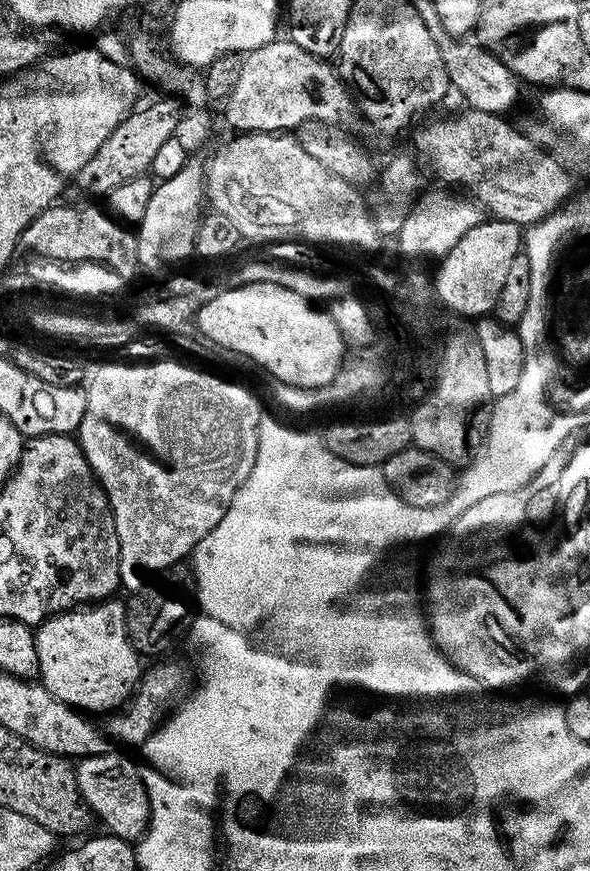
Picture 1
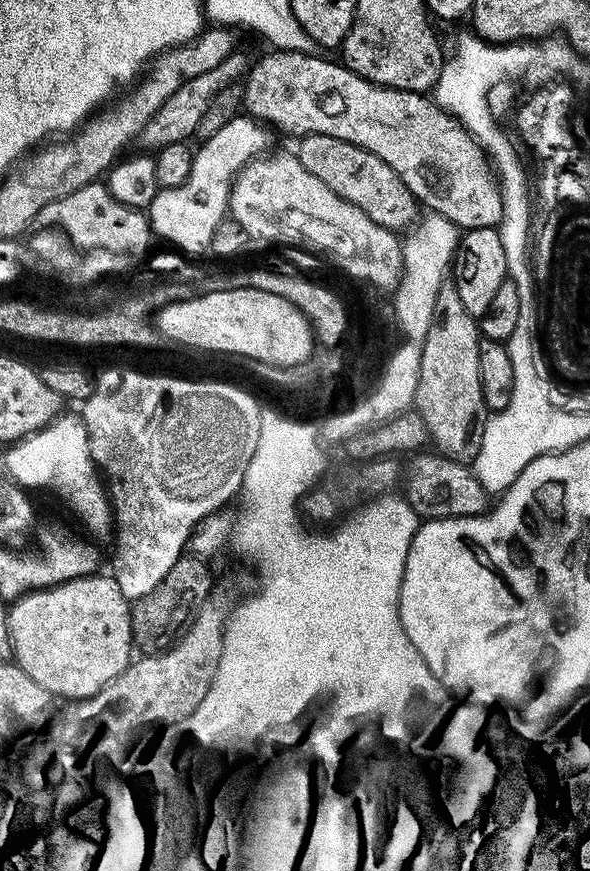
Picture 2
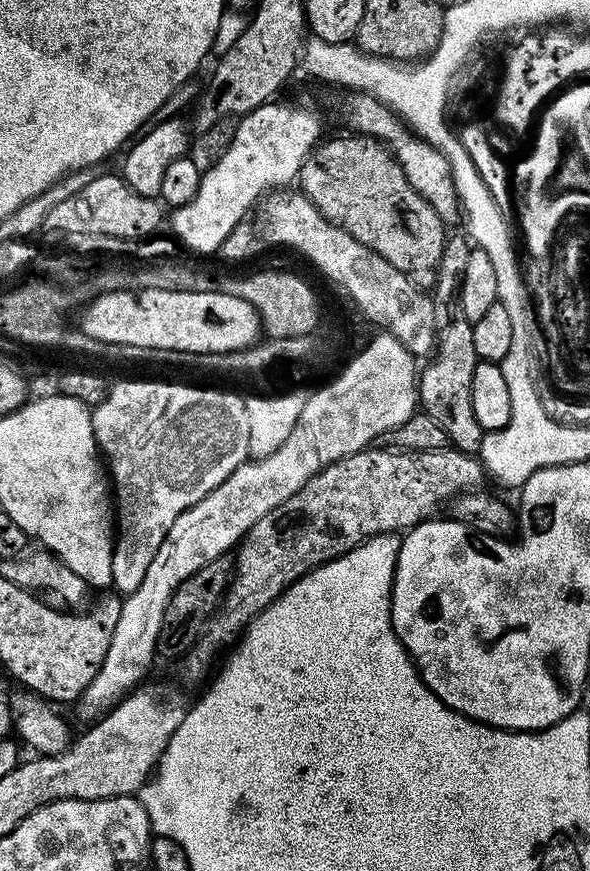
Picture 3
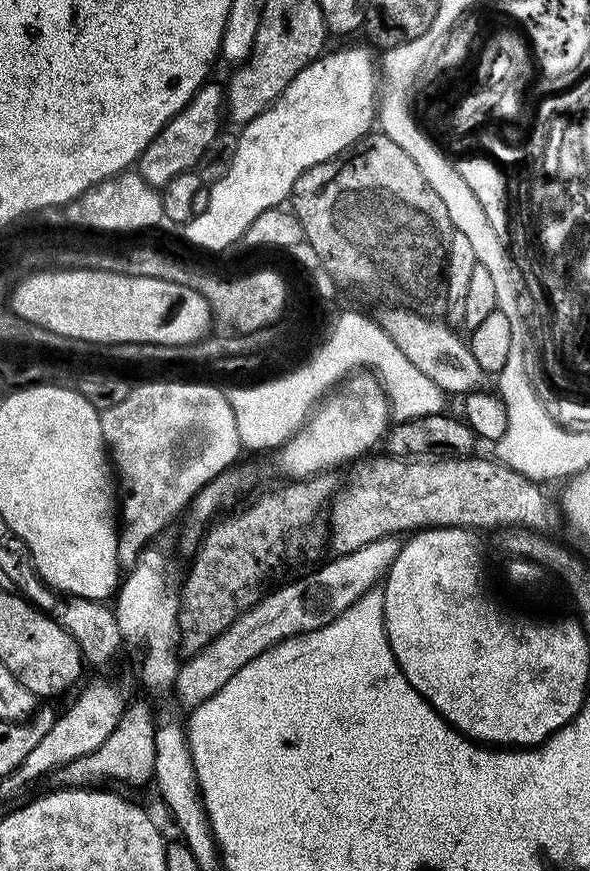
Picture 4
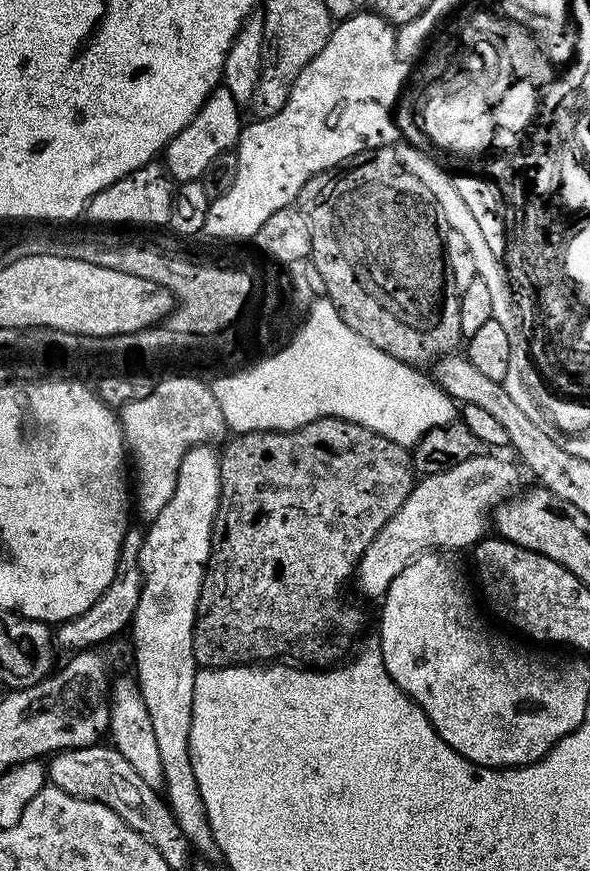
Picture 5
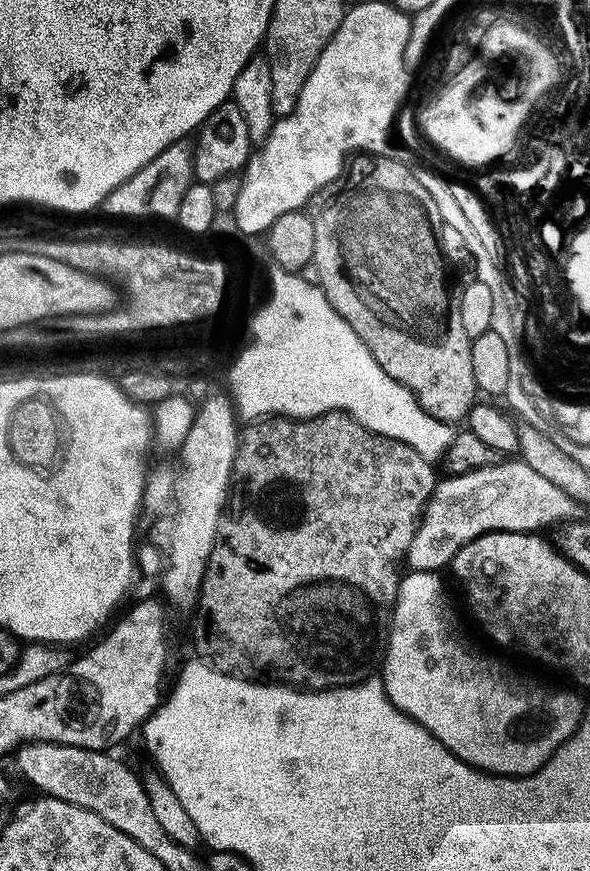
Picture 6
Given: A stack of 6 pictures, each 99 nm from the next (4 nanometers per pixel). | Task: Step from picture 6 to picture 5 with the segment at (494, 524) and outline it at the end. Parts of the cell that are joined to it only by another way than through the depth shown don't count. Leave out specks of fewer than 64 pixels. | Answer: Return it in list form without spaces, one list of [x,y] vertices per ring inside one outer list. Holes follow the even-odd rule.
[[[485,454],[483,456],[475,456],[474,458],[466,458],[466,462],[458,462],[458,466],[450,466],[450,470],[442,470],[441,472],[429,472],[423,478],[417,479],[412,485],[412,493],[406,498],[406,502],[402,502],[400,509],[396,511],[390,518],[390,522],[386,522],[386,526],[382,526],[382,530],[378,532],[374,538],[374,542],[370,542],[370,546],[366,546],[366,554],[362,554],[362,558],[358,562],[356,571],[354,573],[354,584],[360,587],[360,592],[364,596],[376,596],[376,598],[383,597],[387,592],[390,582],[394,582],[394,578],[398,578],[398,574],[402,574],[402,570],[406,570],[406,566],[418,556],[423,556],[425,552],[433,550],[448,550],[444,548],[468,548],[471,549],[485,535],[484,532],[489,531],[490,517],[493,515],[497,504],[504,503],[509,496],[517,491],[516,483],[519,482],[520,476],[516,473],[517,465],[511,464],[508,460],[503,460],[503,455],[500,454]]]

